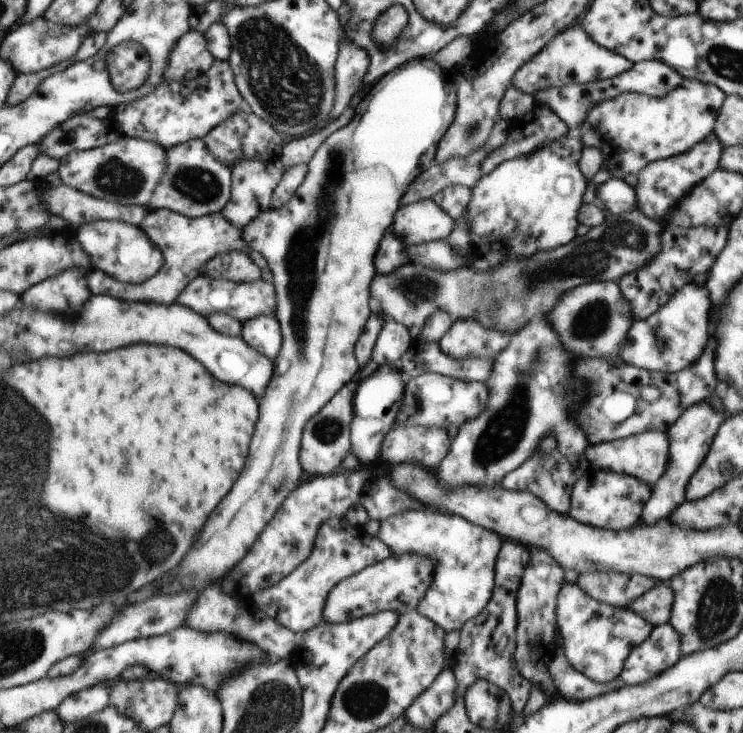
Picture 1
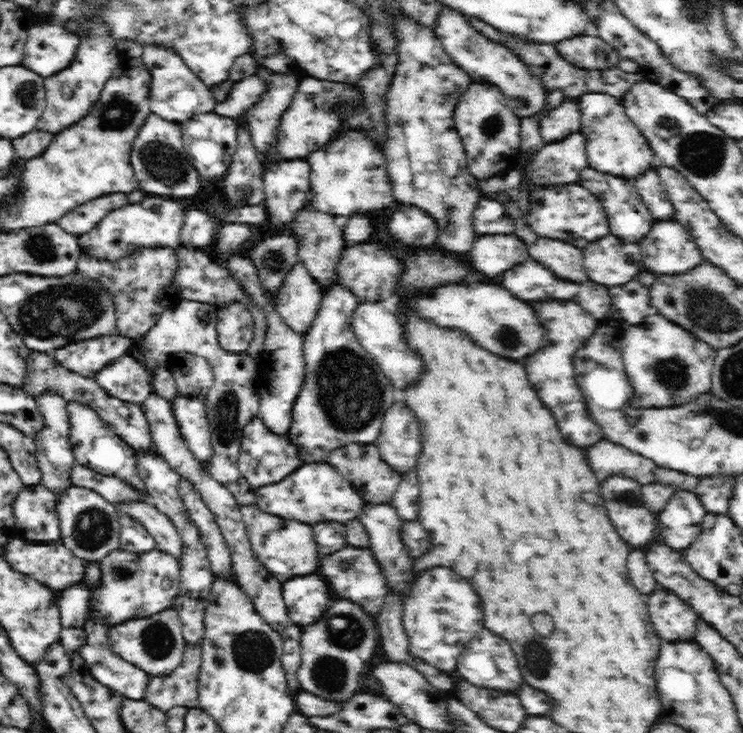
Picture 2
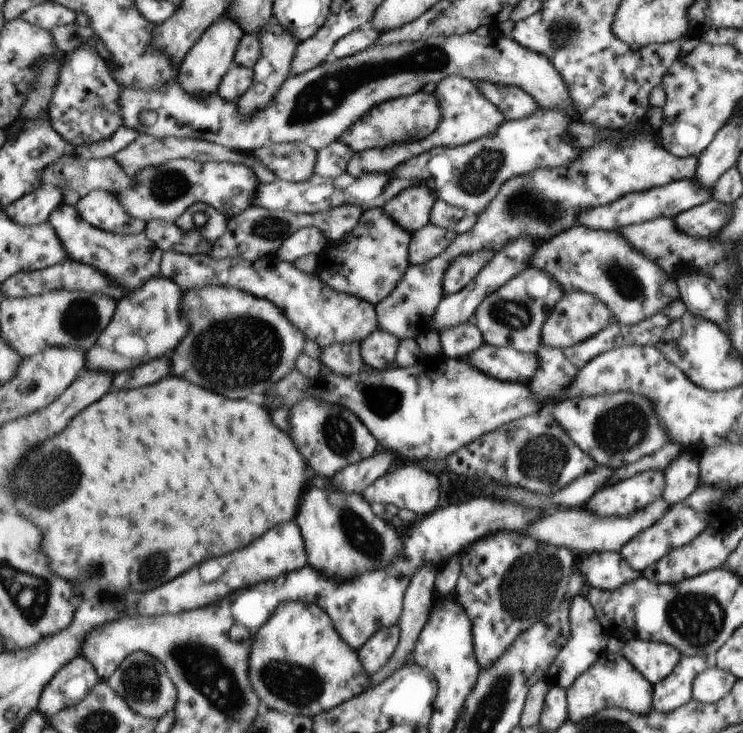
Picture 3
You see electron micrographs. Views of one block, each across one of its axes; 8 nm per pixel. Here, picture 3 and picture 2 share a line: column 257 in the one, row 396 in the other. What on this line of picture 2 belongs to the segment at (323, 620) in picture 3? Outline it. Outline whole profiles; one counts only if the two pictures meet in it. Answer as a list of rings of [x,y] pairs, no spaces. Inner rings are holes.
[[[645,316],[638,324],[628,326],[622,340],[622,356],[626,362],[626,370],[636,390],[634,398],[644,398],[644,404],[662,404],[662,406],[682,404],[697,392],[711,388],[711,378],[717,350],[710,344],[699,340],[692,332],[685,330],[680,324],[664,318],[664,316]]]

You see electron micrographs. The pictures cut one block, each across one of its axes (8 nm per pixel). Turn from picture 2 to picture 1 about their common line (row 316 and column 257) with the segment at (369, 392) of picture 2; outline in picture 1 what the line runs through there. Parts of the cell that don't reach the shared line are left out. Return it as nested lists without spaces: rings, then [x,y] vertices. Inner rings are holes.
[[[276,315],[258,316],[244,324],[242,337],[247,340],[247,344],[251,344],[258,352],[275,361],[285,343],[281,320]]]

